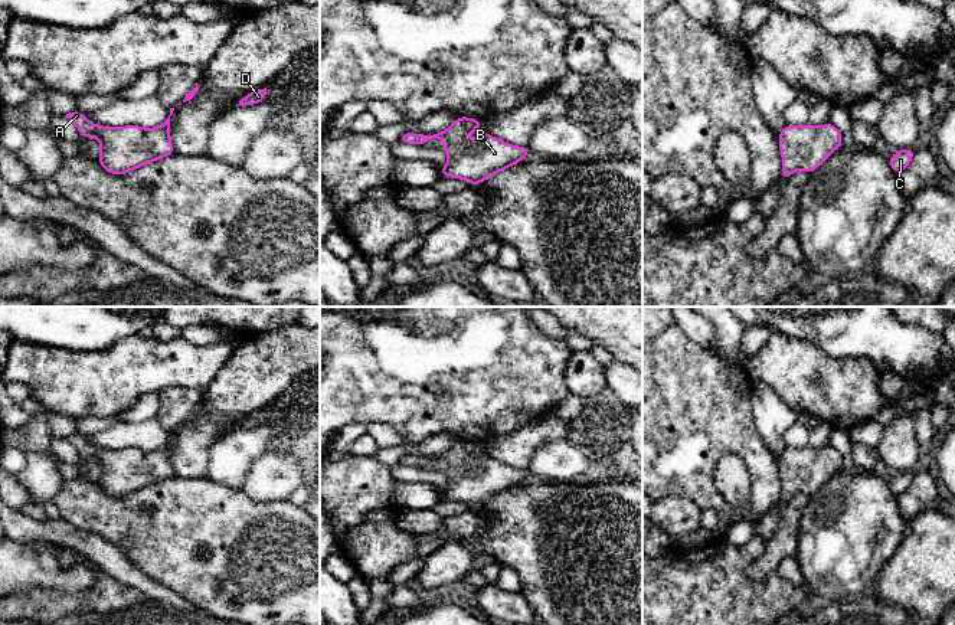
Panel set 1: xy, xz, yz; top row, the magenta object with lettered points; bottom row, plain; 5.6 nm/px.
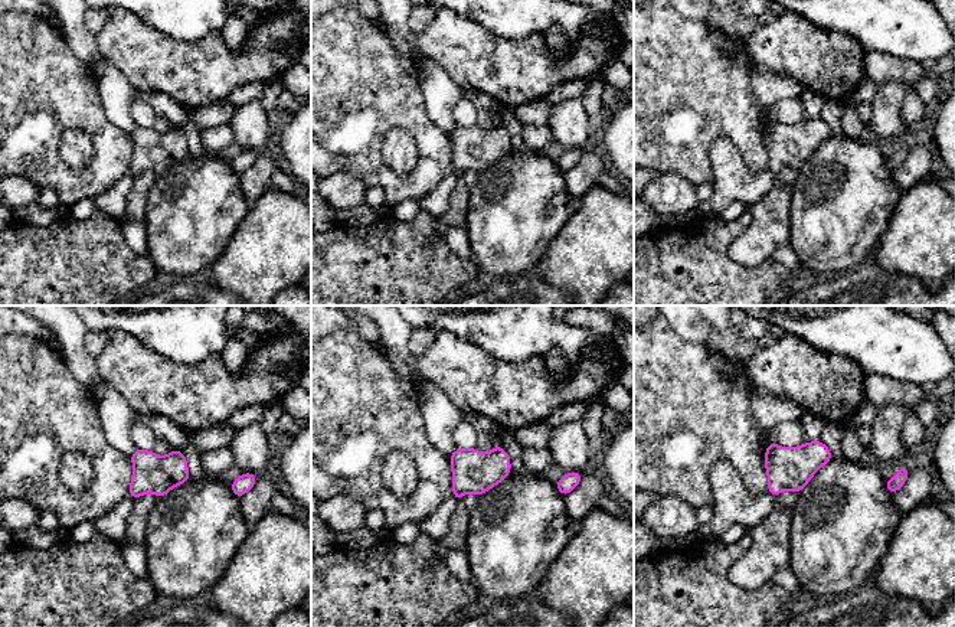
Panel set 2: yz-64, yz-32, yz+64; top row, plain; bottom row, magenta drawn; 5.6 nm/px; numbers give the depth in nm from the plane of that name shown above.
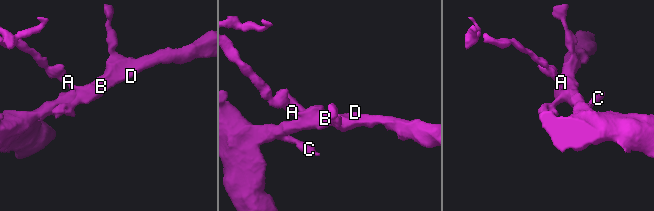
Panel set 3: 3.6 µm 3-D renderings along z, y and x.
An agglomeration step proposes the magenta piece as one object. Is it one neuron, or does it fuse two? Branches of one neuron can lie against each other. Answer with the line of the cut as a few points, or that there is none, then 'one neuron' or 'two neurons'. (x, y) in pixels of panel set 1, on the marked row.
no cut | one neuron

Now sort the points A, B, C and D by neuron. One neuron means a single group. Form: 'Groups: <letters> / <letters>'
Groups: A B C D

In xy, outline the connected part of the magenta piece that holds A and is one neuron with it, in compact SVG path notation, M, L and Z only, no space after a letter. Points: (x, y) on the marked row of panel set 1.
M170 108L169 118L156 128L95 125L79 111L69 112L65 117L78 127L82 138L95 137L99 140L99 164L108 173L121 176L176 151L170 140L173 111L174 108Z

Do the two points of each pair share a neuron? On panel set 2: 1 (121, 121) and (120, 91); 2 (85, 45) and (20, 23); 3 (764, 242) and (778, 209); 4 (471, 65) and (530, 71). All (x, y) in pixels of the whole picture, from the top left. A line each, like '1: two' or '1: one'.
1: one
2: two
3: one
4: one

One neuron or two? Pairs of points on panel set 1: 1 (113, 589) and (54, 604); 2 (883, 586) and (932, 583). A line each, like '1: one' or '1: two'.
1: one
2: one

